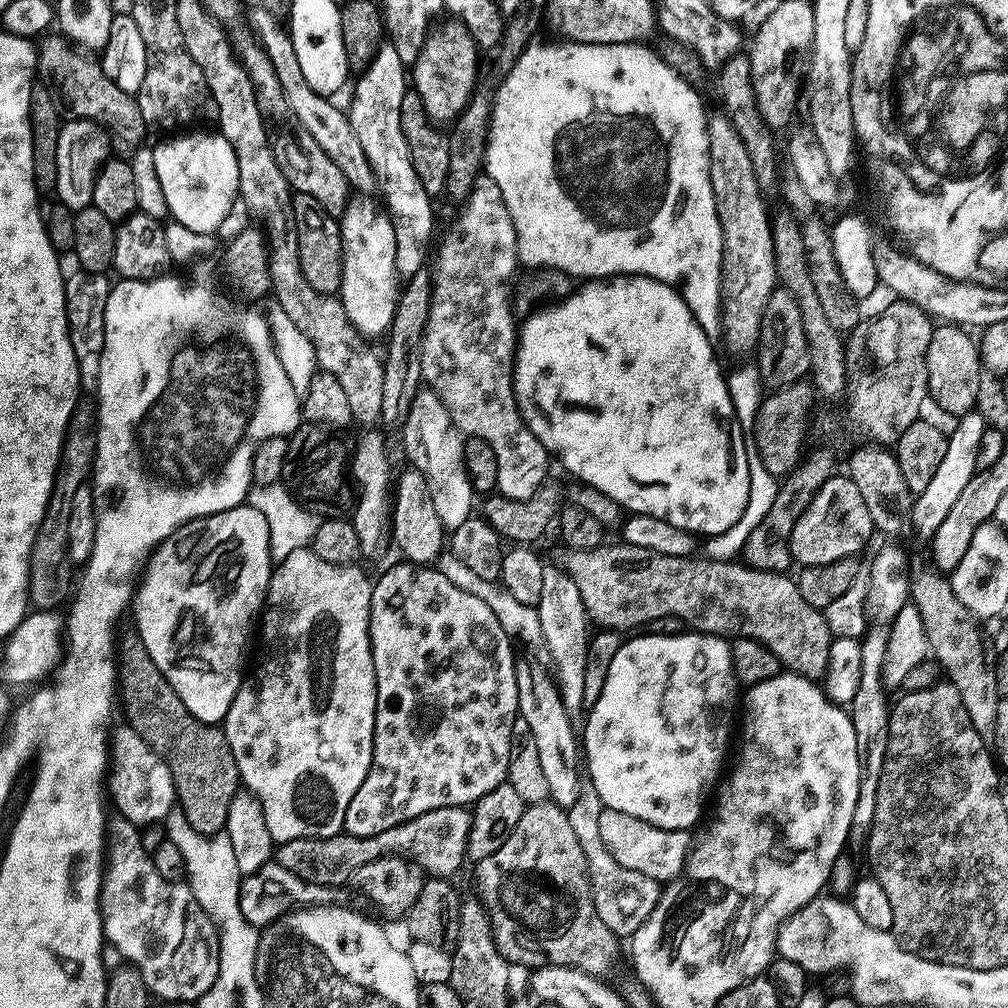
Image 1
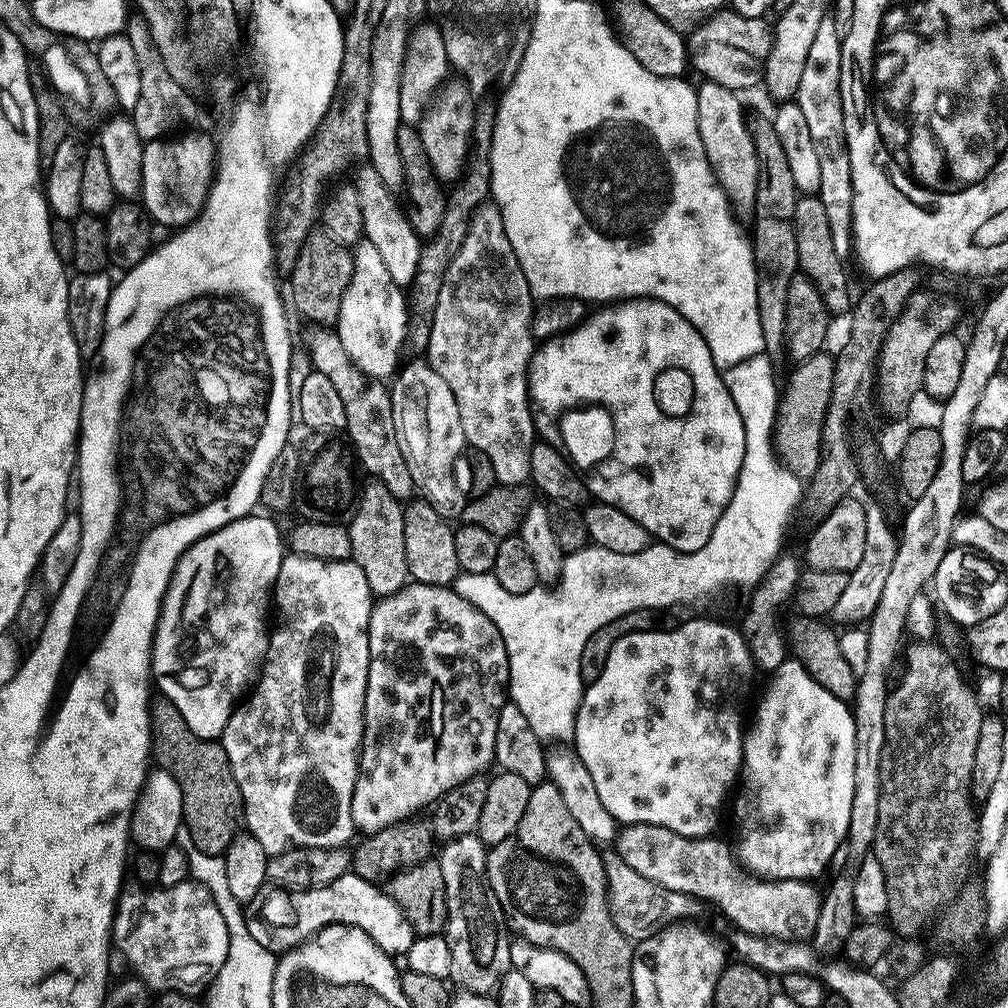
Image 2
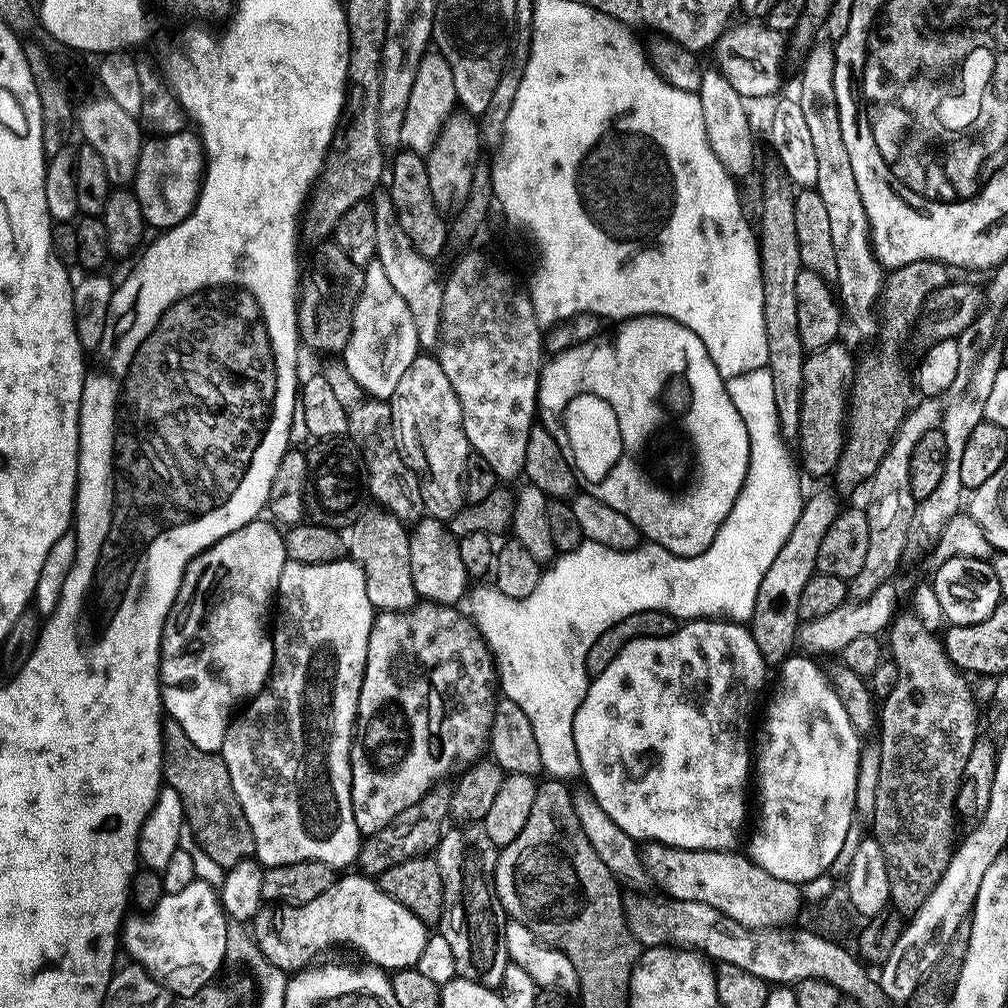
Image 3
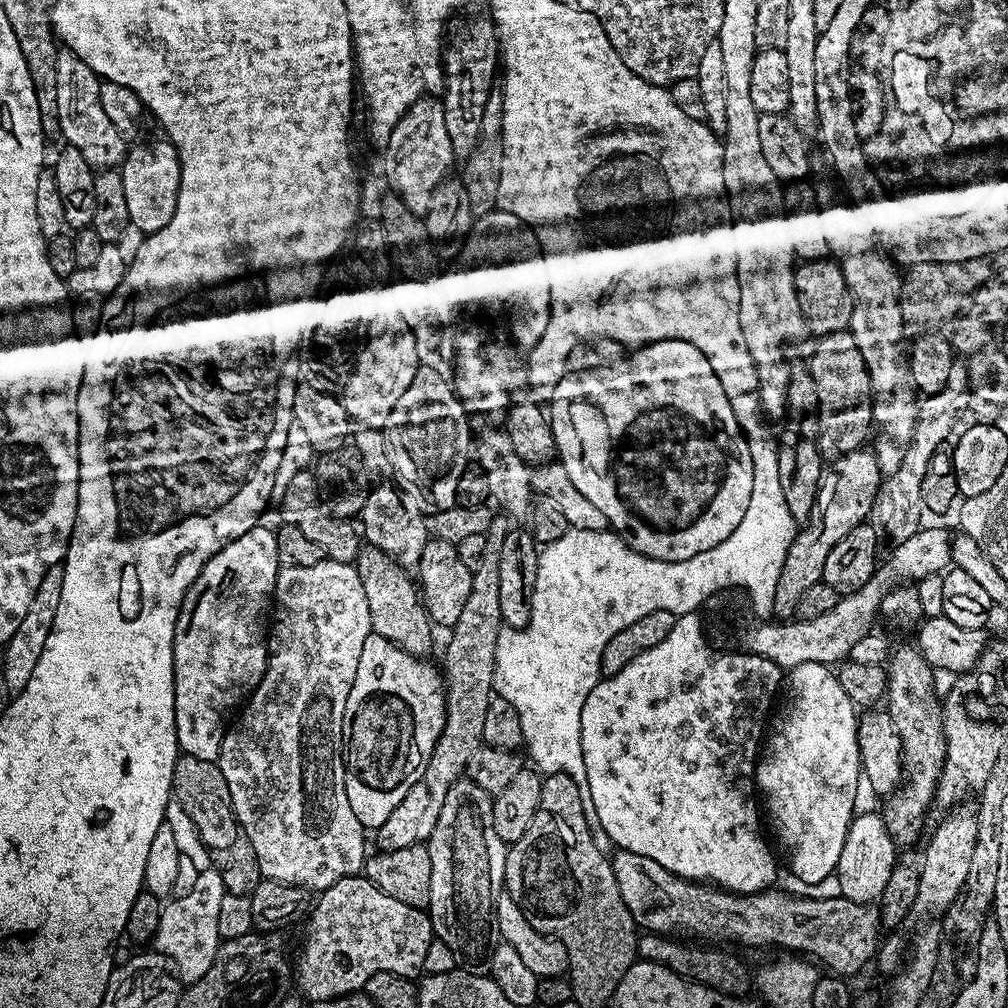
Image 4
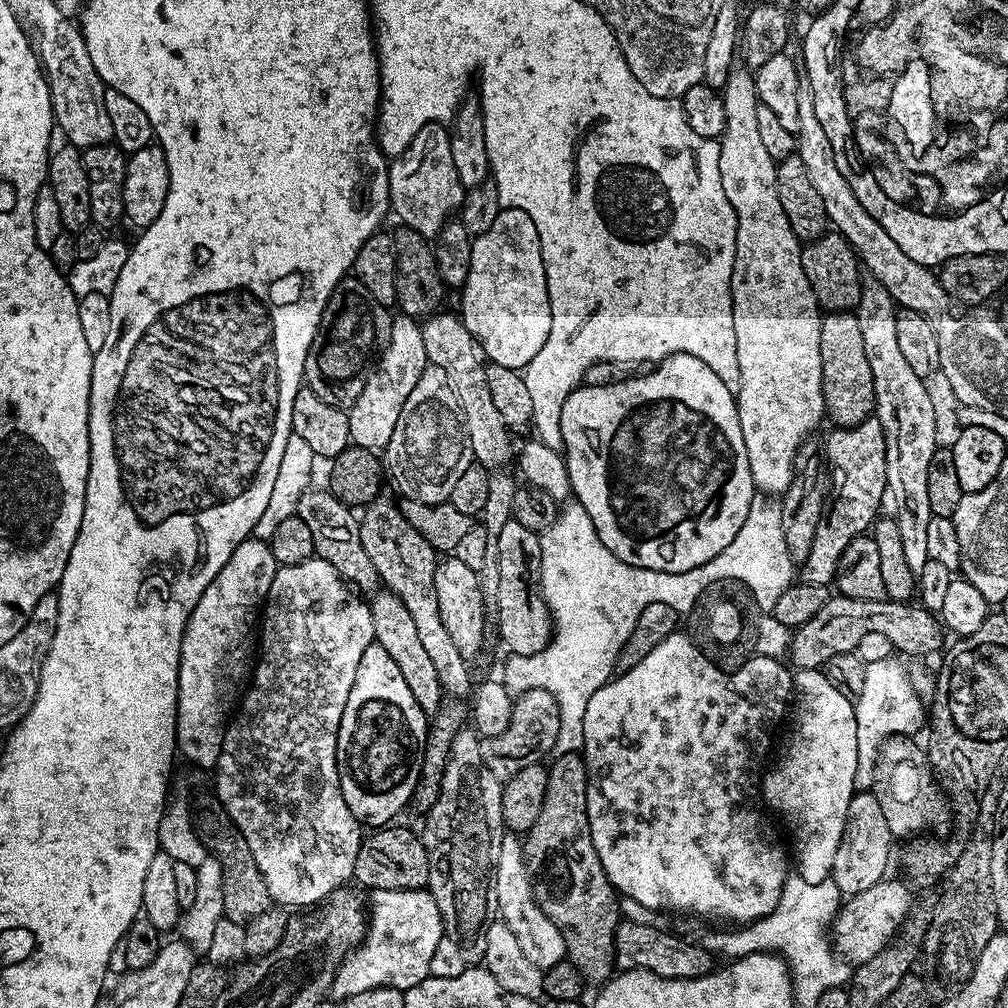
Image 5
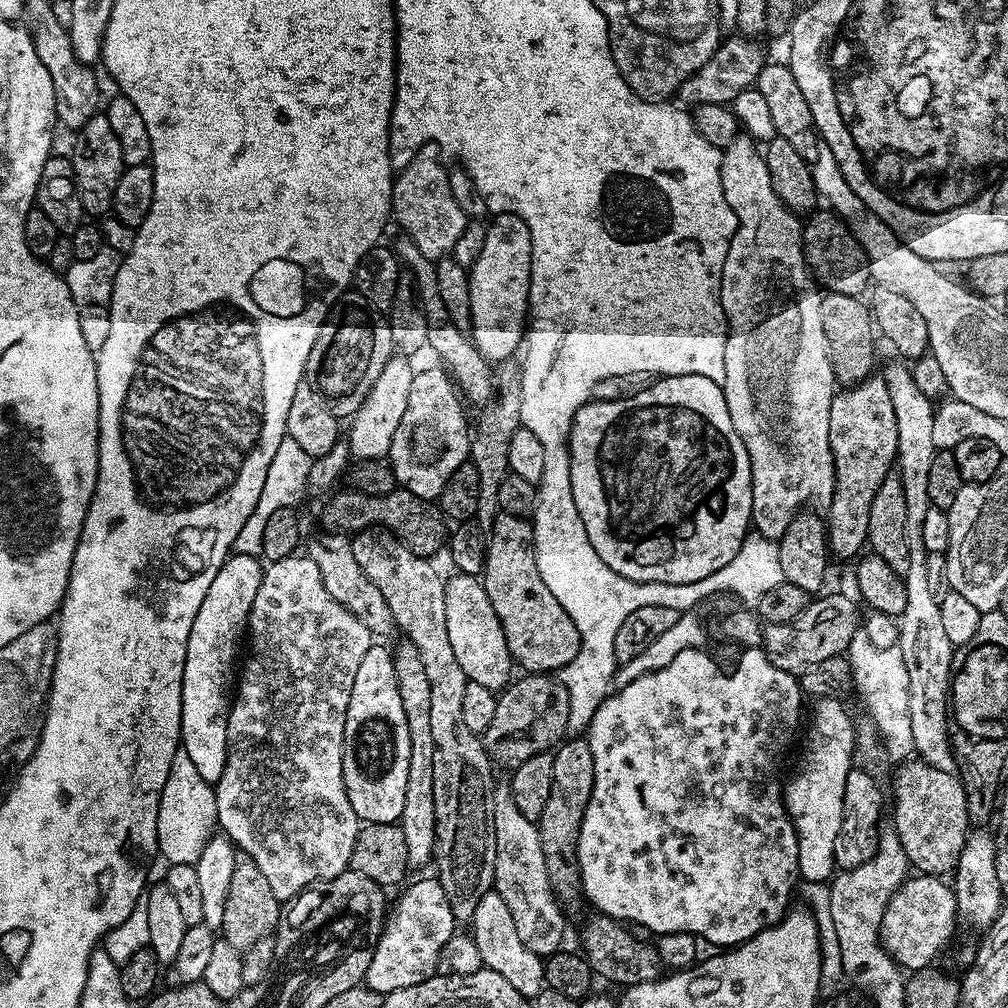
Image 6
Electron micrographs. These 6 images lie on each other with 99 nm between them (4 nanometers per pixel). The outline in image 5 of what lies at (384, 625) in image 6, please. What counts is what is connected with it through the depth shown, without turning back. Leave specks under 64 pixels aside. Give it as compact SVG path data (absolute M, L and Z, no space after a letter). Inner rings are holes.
M309 490L302 494L302 498L296 504L295 515L306 522L310 534L314 537L314 553L319 559L330 562L334 570L338 572L345 584L364 594L372 594L377 591L378 577L374 570L374 562L366 554L360 537L360 521L357 513L349 505L343 504L331 491L315 492Z

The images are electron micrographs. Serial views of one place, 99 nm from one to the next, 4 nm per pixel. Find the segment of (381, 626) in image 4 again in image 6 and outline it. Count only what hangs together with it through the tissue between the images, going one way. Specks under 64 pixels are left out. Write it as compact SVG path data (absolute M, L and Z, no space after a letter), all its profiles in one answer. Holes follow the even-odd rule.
M401 642L392 652L394 674L398 682L398 694L402 697L402 708L406 710L406 726L410 730L410 778L406 782L406 802L402 806L399 826L406 834L408 863L413 869L420 868L433 859L436 850L436 815L434 814L434 738L430 735L430 681L426 678L426 666L422 666L422 654L414 645Z

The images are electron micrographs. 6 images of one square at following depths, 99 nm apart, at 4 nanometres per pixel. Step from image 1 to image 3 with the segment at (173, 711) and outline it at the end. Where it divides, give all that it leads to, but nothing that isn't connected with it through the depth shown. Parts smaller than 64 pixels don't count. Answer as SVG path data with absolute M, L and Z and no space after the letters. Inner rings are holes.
M170 718L164 720L164 775L163 783L173 788L182 798L187 831L214 858L219 868L230 869L243 860L256 855L254 834L250 822L242 814L242 806L234 794L230 782L230 770L226 770L224 757L215 752L203 752L186 738L186 730Z

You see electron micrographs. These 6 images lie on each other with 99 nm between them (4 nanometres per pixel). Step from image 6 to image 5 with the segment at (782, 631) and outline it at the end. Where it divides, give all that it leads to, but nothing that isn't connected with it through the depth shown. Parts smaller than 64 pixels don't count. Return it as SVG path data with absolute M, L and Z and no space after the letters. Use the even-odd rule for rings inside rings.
M839 594L833 595L801 628L791 633L791 667L823 669L830 658L847 652L855 653L858 642L865 634L886 634L897 653L924 656L927 652L941 651L940 643L946 637L941 621L922 606L902 600L863 600ZM916 607L916 608L915 608ZM940 648L940 649L939 649Z

